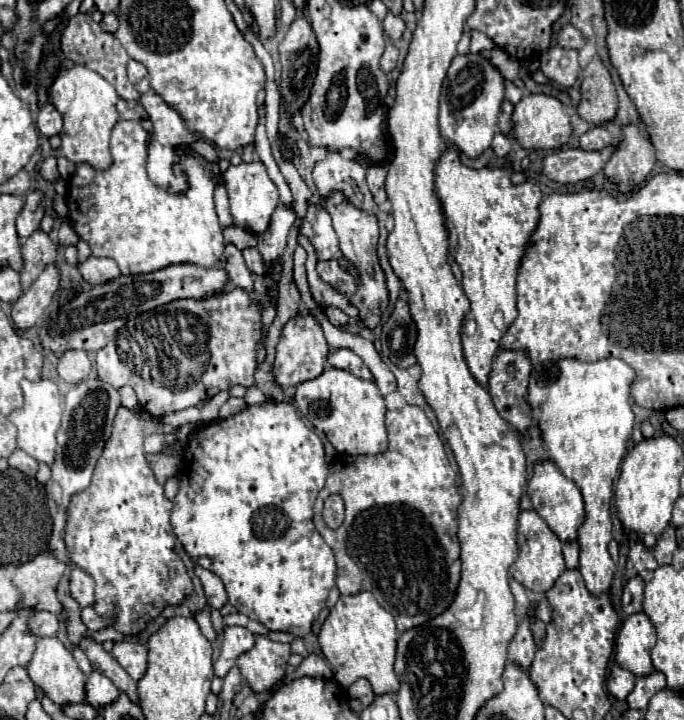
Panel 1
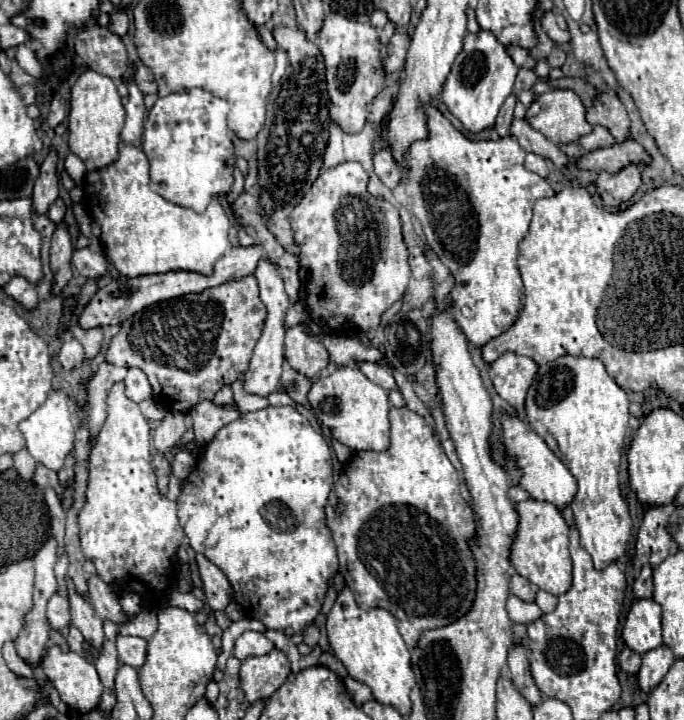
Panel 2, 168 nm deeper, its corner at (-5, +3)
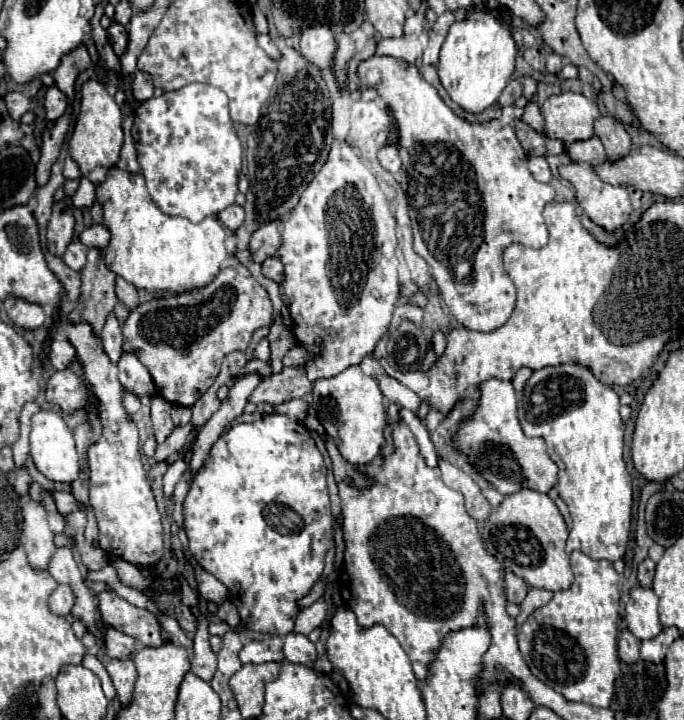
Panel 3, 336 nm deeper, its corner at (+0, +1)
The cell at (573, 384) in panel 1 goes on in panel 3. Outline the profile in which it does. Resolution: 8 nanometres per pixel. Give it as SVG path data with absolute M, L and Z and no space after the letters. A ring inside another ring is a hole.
M563 364L541 368L527 380L519 402L519 422L527 436L541 436L549 456L559 466L557 492L569 506L573 528L567 538L567 548L581 550L593 560L615 562L623 558L631 530L631 478L623 462L623 422L619 416L619 396L613 388L601 384L587 366Z

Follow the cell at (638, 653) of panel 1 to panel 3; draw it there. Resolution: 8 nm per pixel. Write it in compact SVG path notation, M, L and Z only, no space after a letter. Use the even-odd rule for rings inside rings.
M635 586L629 594L629 602L625 606L627 630L641 642L655 638L663 630L659 624L657 604L659 598L649 588Z

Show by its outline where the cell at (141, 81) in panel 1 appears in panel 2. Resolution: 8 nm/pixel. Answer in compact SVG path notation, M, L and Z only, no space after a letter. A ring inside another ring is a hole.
M144 64L138 66L136 84L138 84L138 88L140 88L142 94L156 94L156 92L158 92L158 90L156 90L156 82L154 82L154 74L152 74L152 70L150 70L148 66L144 66Z

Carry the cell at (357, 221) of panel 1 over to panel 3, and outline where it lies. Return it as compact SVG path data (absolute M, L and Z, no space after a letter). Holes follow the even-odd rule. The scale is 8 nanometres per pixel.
M333 142L325 166L305 188L297 208L283 220L281 236L283 244L277 250L277 258L285 264L283 292L289 300L289 312L295 324L293 334L313 356L305 366L307 376L311 382L337 376L373 352L379 338L387 332L399 300L397 222L377 178L347 142Z

